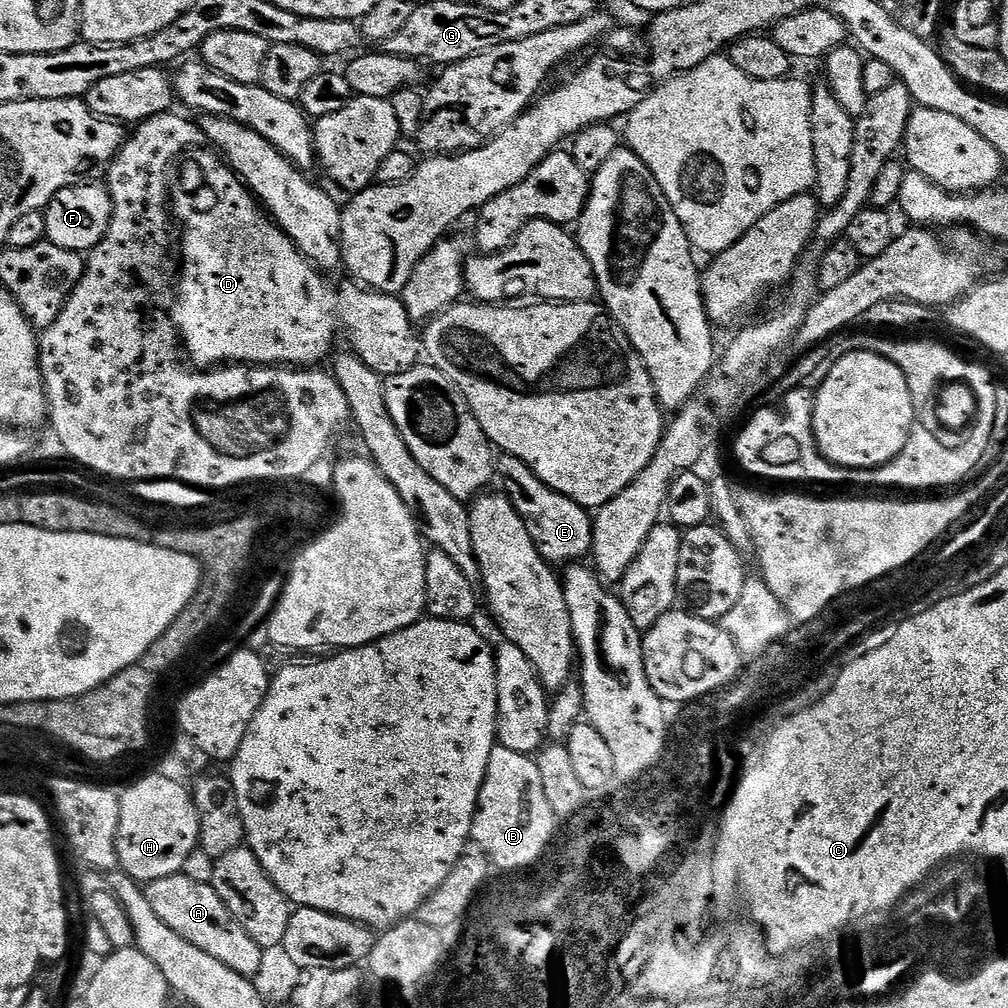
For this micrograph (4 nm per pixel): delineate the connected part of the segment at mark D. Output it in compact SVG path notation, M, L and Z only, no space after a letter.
M196 150L193 151L191 154L185 155L183 159L179 161L180 164L180 173L175 173L174 180L176 180L180 184L184 184L181 186L180 189L175 189L174 192L174 216L180 219L180 224L184 227L184 233L180 236L180 304L184 307L184 312L188 317L185 318L181 324L178 324L178 332L179 335L182 337L182 344L183 347L186 349L188 347L188 352L192 355L191 363L196 366L216 366L219 365L221 362L231 362L233 365L236 366L291 366L297 370L308 370L311 369L313 366L320 366L324 359L328 356L328 351L332 348L332 343L336 340L336 335L339 334L340 331L345 328L348 331L348 340L352 343L351 351L355 353L355 355L360 357L360 361L362 361L366 366L370 368L370 370L379 374L379 376L383 376L385 378L390 376L396 376L399 372L409 372L410 369L417 367L418 360L416 360L416 352L418 356L418 332L417 329L414 327L412 320L409 319L408 315L406 314L406 310L404 309L404 302L403 299L399 295L396 294L389 294L386 292L373 292L371 290L365 290L363 287L357 286L355 283L352 284L344 284L340 288L340 292L338 289L335 288L334 285L331 284L329 277L325 275L325 273L321 272L319 268L316 267L315 264L311 264L309 260L307 260L302 253L294 246L294 242L292 239L287 236L282 229L277 226L276 221L271 219L265 211L263 207L258 203L255 196L252 195L251 192L248 191L247 188L244 186L244 181L240 179L239 176L236 175L235 172L232 171L231 168L228 167L227 164L224 163L223 159L215 151L207 150L208 152L200 152L204 150Z

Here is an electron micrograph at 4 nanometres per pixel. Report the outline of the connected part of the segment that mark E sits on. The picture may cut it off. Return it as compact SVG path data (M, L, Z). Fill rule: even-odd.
M507 454L501 455L495 461L494 468L499 479L500 476L502 478L508 499L528 525L528 532L546 561L562 566L581 561L591 553L593 519L587 509L546 486L520 459Z

